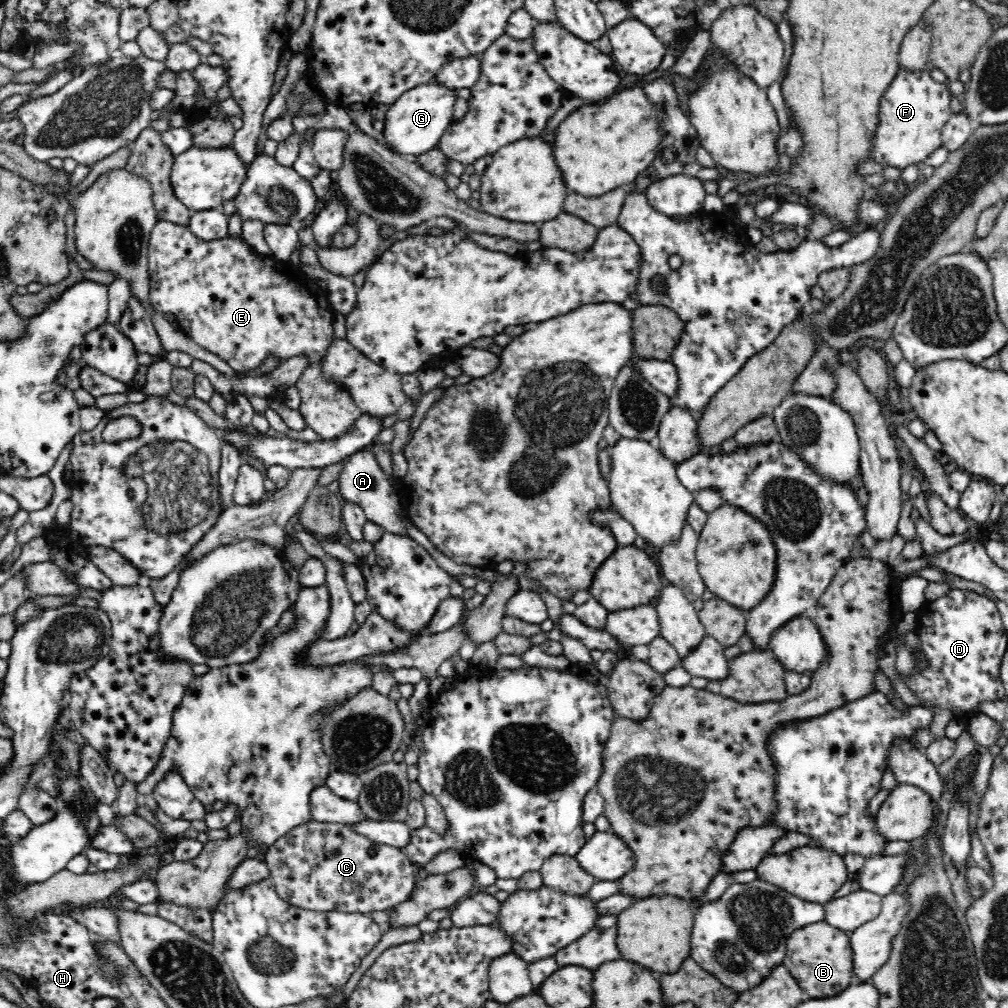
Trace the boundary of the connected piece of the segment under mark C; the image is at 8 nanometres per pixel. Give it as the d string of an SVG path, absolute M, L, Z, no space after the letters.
M311 820L292 828L280 836L274 844L267 846L264 861L270 869L270 882L277 894L291 906L317 912L360 912L389 911L410 898L415 888L414 862L402 849L392 845L375 843L372 839L350 829L348 825Z

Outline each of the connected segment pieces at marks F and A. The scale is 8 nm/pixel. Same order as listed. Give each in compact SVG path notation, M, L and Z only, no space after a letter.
M898 68L896 78L890 82L890 86L880 98L880 122L874 132L876 136L870 161L900 169L924 162L929 154L943 146L941 132L953 115L950 100L952 94L949 88L945 83L934 81L930 77L930 69L912 72Z
M362 449L349 455L344 464L342 464L342 472L340 472L338 484L338 495L342 499L342 503L353 502L360 506L367 516L367 520L380 525L385 532L408 536L405 524L402 522L404 518L402 511L405 510L405 507L399 495L399 487L395 487L389 482L389 478L376 461L374 452Z

